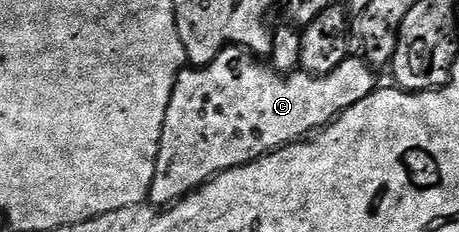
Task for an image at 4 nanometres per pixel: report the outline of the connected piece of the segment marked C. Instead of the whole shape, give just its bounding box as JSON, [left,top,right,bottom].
[149,46,377,206]

